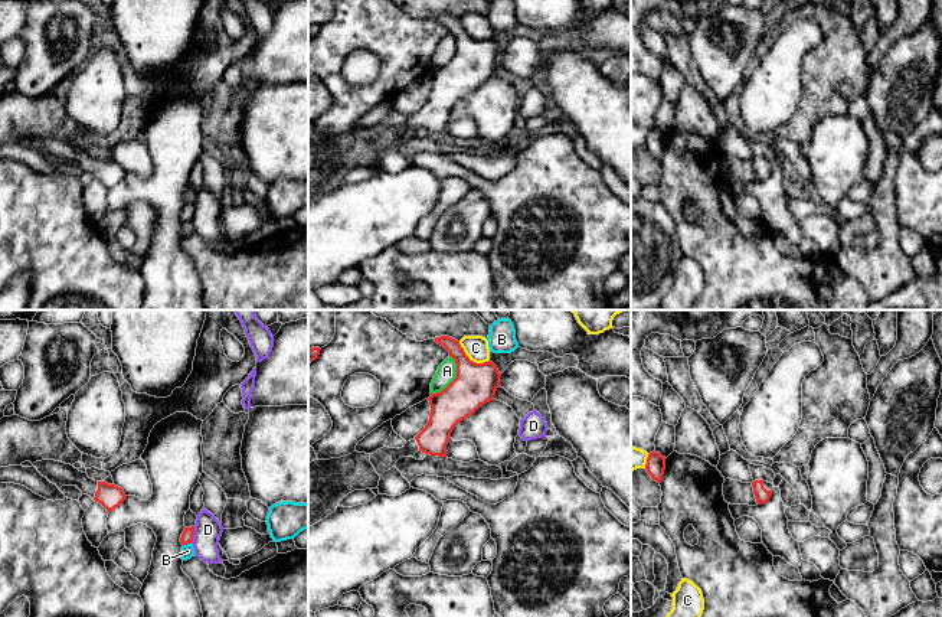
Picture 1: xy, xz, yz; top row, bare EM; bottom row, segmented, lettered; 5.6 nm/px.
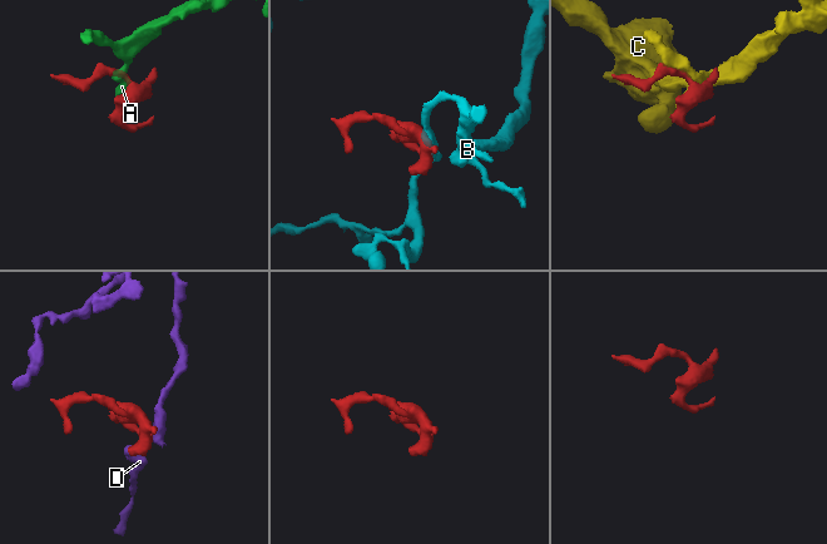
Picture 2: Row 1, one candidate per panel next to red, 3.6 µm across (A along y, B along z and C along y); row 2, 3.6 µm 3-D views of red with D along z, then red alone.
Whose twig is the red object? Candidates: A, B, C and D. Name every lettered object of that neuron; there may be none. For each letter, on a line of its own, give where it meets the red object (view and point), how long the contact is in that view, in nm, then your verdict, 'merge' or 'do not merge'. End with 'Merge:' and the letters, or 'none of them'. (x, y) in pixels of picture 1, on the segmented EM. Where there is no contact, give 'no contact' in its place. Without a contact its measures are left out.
A: xz (455, 378) | 240 nm | do not merge
B: xy (186, 544) | 50 nm | do not merge
C: xz (471, 361) | 200 nm | do not merge
D: xy (192, 535) | 100 nm | do not merge
Merge: none of them

